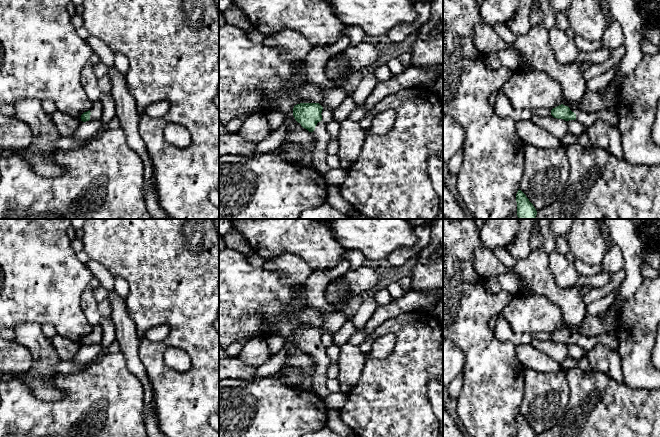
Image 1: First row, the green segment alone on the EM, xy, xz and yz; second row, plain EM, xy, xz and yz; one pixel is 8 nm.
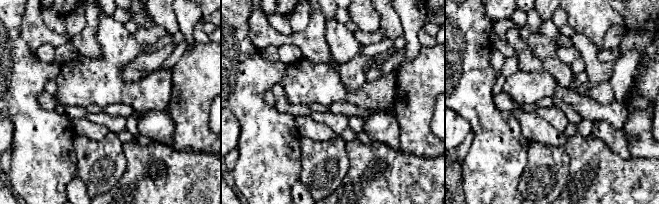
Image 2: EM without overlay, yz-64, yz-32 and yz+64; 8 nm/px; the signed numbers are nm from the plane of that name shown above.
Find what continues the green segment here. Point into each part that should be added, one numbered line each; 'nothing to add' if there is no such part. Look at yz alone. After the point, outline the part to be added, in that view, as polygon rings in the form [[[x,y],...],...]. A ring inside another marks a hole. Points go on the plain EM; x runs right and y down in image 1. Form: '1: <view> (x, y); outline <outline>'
1: yz (611, 339); outline [[[564,326],[563,329],[568,330],[570,334],[576,338],[576,344],[586,352],[588,352],[598,344],[608,346],[612,350],[618,350],[619,338],[616,331],[612,331],[606,335],[589,337],[577,332],[576,330],[568,326]]]

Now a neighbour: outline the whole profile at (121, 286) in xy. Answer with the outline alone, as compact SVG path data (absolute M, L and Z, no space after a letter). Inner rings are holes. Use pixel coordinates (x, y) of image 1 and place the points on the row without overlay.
M114 277L114 290L120 297L126 299L129 294L130 288L125 279Z

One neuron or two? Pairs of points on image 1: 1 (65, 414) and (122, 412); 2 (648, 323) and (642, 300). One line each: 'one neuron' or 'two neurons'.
1: one neuron
2: one neuron

